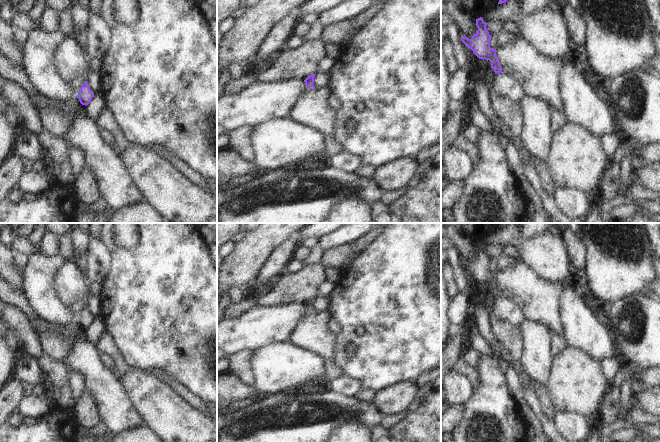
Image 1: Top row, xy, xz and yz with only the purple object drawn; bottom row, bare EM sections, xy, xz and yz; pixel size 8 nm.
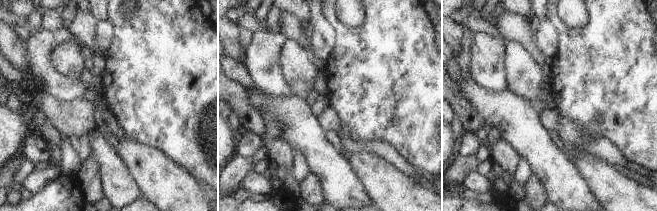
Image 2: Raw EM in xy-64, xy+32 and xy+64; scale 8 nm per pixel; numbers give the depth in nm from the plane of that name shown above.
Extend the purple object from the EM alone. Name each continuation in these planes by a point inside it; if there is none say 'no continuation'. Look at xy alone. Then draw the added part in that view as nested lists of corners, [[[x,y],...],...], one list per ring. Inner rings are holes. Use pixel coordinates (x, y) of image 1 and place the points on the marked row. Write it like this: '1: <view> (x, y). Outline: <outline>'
no continuation

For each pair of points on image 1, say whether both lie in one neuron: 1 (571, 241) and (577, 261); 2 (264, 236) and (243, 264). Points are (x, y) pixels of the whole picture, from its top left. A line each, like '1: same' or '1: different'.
1: same
2: same

